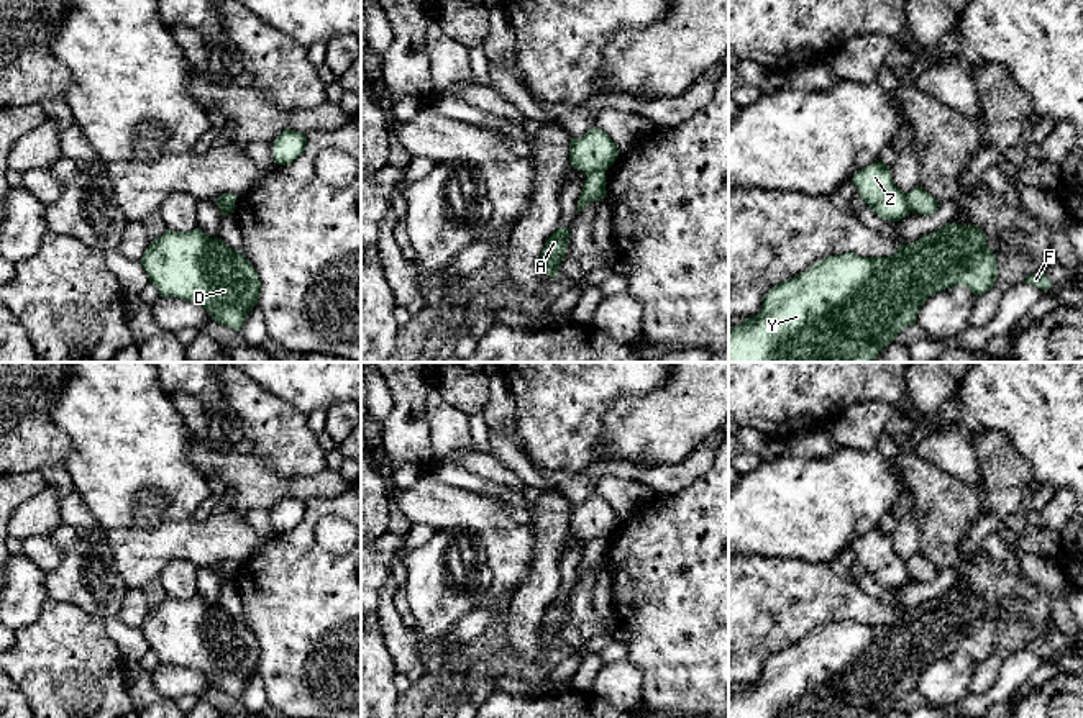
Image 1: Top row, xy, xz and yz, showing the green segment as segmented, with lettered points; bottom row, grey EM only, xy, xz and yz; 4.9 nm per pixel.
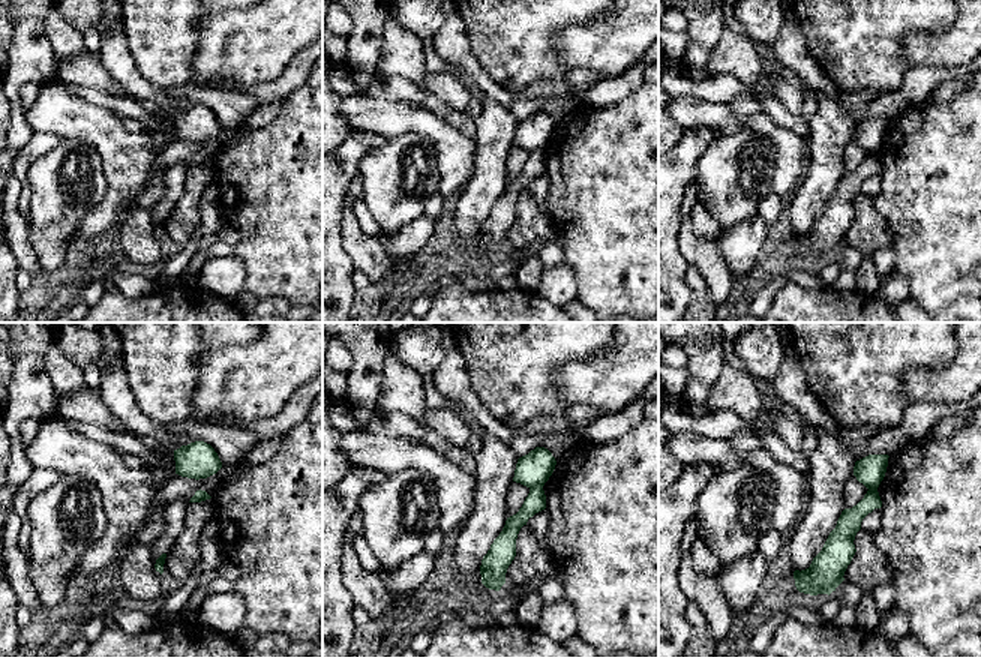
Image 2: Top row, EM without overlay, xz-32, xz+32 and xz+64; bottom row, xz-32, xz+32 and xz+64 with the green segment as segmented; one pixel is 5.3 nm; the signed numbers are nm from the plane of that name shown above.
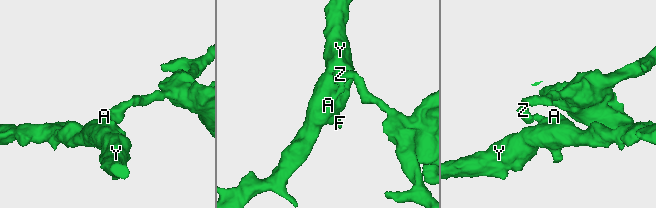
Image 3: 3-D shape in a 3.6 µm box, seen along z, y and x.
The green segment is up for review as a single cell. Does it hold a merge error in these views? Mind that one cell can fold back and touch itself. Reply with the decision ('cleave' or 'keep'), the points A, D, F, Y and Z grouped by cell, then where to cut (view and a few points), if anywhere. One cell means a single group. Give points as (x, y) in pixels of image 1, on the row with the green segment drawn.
cleave; groups A D F Y / Z; cut xz (604, 172), (591, 172), (588, 176)

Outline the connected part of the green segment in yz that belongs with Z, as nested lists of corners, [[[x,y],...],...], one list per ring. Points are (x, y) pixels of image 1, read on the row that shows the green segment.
[[[881,161],[863,167],[852,177],[865,203],[883,220],[901,221],[911,213],[907,197],[894,185],[891,169]]]

